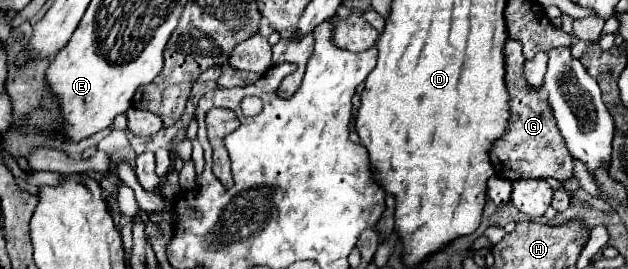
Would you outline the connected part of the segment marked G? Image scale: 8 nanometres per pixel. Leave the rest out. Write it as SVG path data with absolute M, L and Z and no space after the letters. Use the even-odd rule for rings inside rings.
M508 39L504 43L504 59L506 59L506 89L510 93L510 119L504 137L494 141L490 149L490 161L496 169L496 175L504 179L540 179L552 177L558 181L566 181L572 177L572 159L566 149L562 149L562 137L556 127L552 109L548 105L548 95L544 89L538 93L528 87L522 77L522 45L520 41Z

